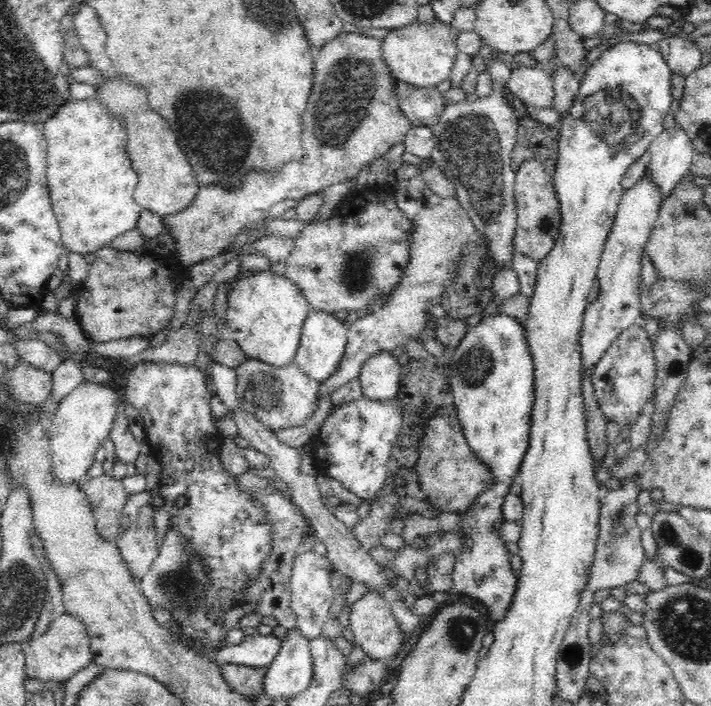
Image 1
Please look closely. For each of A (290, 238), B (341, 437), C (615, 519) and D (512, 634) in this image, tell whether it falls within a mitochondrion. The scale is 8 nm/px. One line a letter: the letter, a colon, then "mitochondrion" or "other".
A: other
B: other
C: mitochondrion
D: other

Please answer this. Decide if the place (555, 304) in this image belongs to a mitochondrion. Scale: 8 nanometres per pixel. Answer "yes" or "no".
no

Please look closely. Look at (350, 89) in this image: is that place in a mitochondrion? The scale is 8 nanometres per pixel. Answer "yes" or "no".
yes

